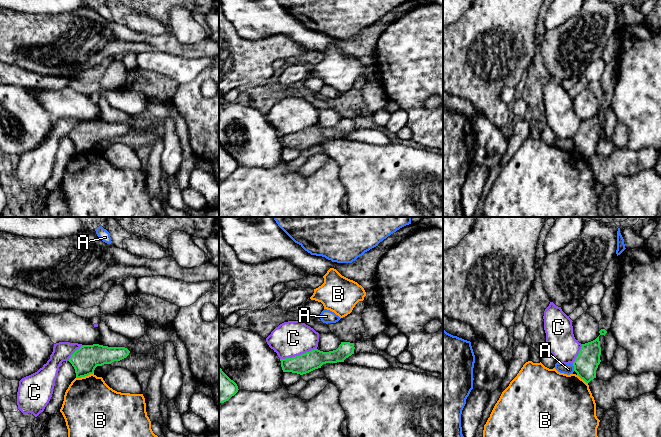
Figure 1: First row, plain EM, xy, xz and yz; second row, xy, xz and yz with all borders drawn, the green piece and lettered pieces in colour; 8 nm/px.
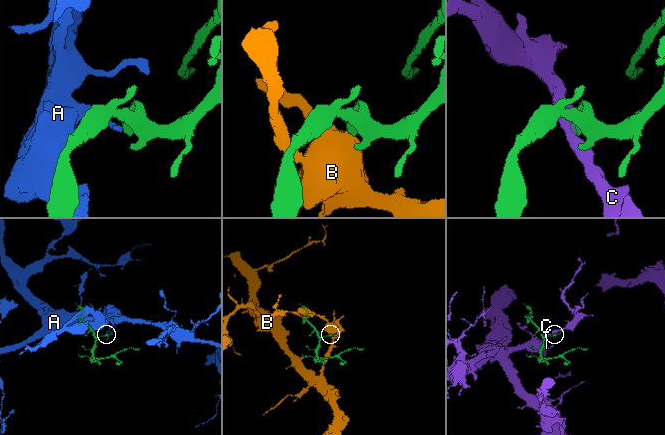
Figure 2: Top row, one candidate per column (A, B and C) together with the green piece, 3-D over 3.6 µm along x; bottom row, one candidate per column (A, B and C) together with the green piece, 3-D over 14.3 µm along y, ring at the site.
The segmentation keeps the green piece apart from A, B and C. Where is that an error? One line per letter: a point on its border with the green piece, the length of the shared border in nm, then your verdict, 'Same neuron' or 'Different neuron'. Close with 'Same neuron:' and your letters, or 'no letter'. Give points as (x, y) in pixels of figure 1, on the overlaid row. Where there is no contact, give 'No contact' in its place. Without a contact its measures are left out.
A: Touches green at yz (574, 367). Shared border 60 nm. Different neuron
B: Touches green at xy (84, 376). Shared border 150 nm. Different neuron
C: Touches green at xz (299, 355). Shared border 300 nm. Different neuron
Same neuron: no letter

